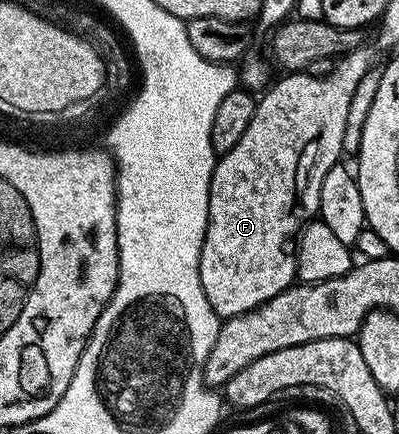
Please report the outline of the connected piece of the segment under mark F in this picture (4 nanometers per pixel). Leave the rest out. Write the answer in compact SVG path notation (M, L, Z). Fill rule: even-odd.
M362 45L348 51L346 55L340 56L332 64L333 71L325 76L309 75L313 73L285 73L257 99L255 117L251 117L251 125L239 137L239 145L231 149L226 155L220 156L217 166L213 169L211 177L211 189L209 190L209 220L205 230L205 240L201 246L199 257L199 277L203 285L203 293L207 293L207 301L211 301L211 309L215 309L218 319L224 321L236 315L247 313L271 301L279 293L283 293L288 287L294 286L297 276L297 258L295 252L298 250L299 232L314 218L319 209L319 189L323 186L323 177L327 177L327 169L331 169L342 158L341 150L345 147L345 130L349 127L349 106L353 103L353 94L361 87L361 82L369 75L369 70L377 63L377 51L370 45Z

